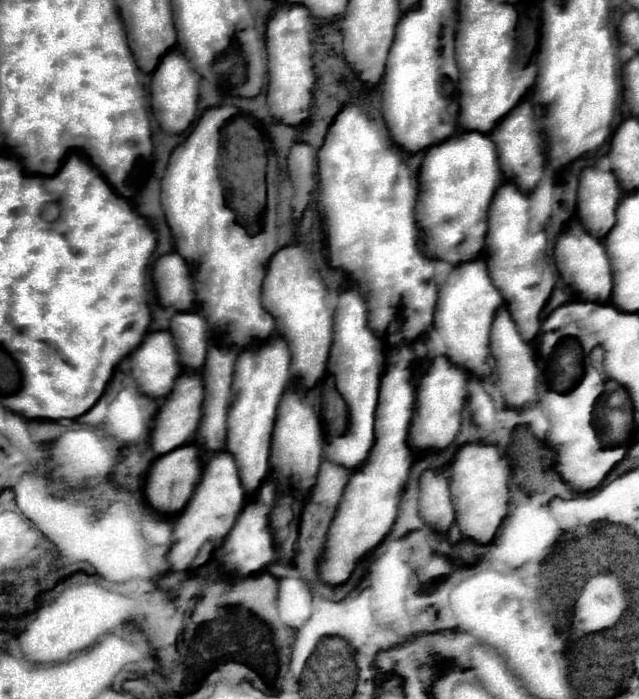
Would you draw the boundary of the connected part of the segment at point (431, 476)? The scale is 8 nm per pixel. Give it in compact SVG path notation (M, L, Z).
M445 469L423 471L419 483L419 515L427 525L435 527L441 533L451 527L455 513Z

